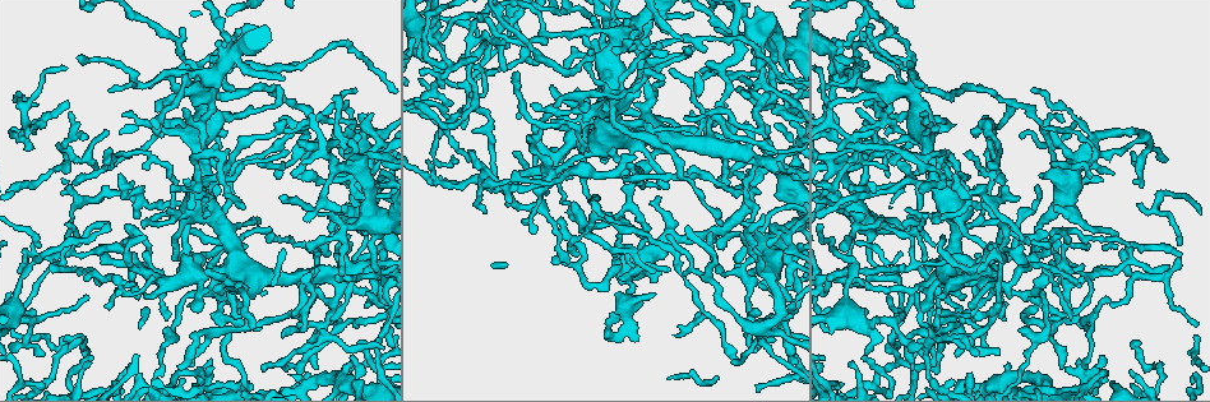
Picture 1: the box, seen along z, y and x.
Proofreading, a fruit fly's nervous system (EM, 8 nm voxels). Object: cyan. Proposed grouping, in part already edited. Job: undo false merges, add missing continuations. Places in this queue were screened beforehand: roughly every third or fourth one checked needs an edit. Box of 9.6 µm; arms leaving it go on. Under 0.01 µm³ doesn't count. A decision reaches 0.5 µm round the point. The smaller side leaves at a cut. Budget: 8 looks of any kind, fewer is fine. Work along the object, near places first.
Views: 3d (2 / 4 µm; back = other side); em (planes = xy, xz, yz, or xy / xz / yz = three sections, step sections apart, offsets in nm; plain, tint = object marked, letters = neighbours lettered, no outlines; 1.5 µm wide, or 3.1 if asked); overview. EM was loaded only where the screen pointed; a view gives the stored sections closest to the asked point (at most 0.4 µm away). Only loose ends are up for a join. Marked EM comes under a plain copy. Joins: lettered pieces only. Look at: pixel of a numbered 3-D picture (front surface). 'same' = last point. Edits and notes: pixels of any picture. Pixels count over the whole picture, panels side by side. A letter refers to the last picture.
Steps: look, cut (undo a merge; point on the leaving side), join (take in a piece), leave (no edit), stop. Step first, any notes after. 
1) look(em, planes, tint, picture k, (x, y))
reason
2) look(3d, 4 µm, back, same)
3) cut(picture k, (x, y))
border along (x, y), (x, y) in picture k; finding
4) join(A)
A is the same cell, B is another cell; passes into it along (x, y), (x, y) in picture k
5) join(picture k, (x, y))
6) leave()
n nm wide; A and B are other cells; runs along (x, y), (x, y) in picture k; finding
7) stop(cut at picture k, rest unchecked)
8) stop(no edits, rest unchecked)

look(3d, 4 µm, picture 1, (1173, 253))
abrupt turn

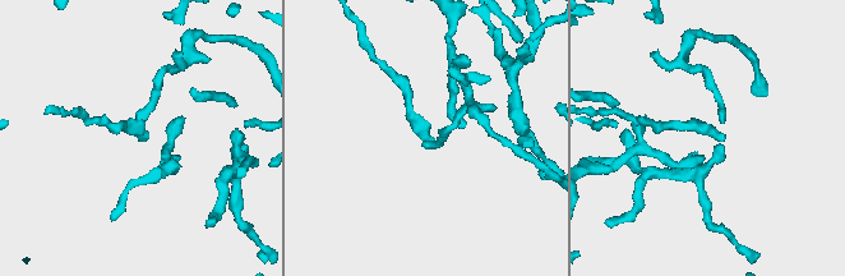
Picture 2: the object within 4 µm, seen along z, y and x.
look(em, yz, step 4, letters, picture 2, (714, 133))
shape alone is not enough

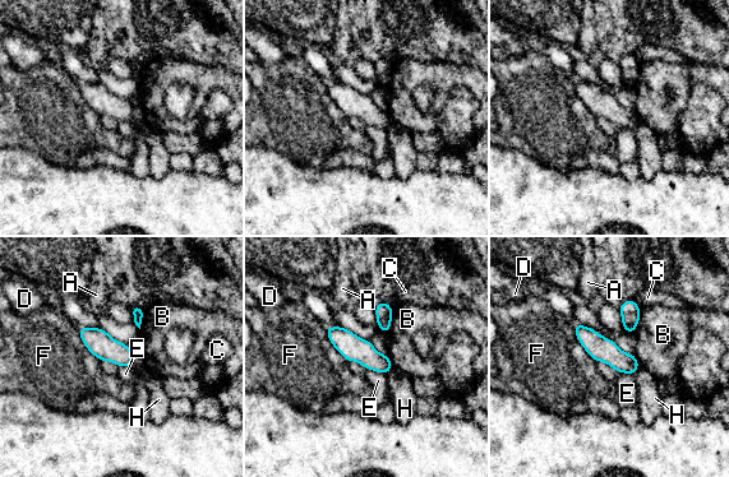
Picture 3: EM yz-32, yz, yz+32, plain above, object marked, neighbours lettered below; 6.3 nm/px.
look(em, planes, letters, same)
cut it another way

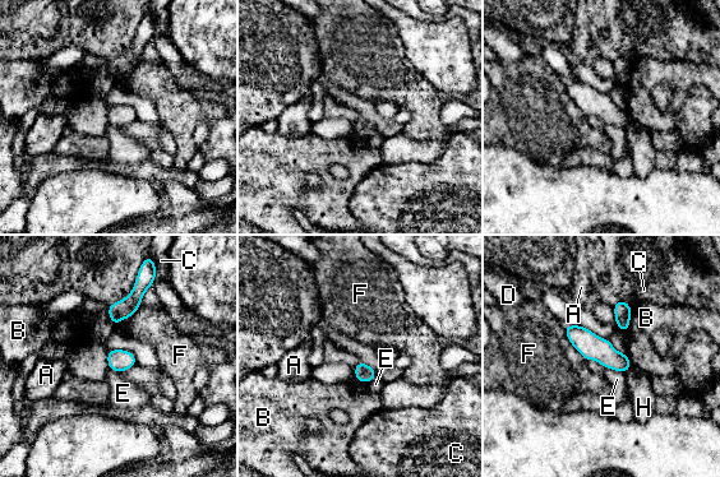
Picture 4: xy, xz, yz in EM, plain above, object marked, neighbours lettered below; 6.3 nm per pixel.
leave()
F touches over 260 nm; A, B, C, D, E, F and H are other cells; border along (605, 367), (624, 373) in picture 4; all the same cell

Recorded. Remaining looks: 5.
look(3d, 4 µm, picture 1, (96, 170))
thin end

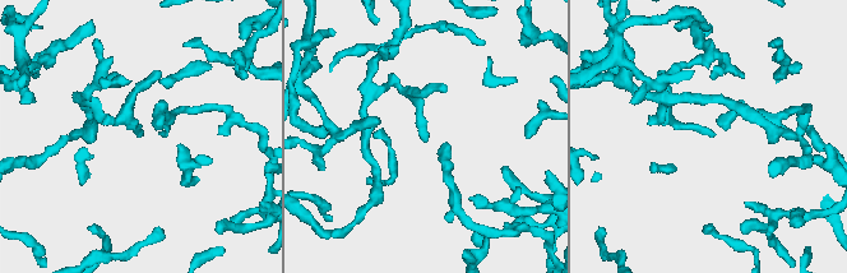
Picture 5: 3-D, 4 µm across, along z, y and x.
look(em, xy, step 4, tint, picture 5, (141, 134))

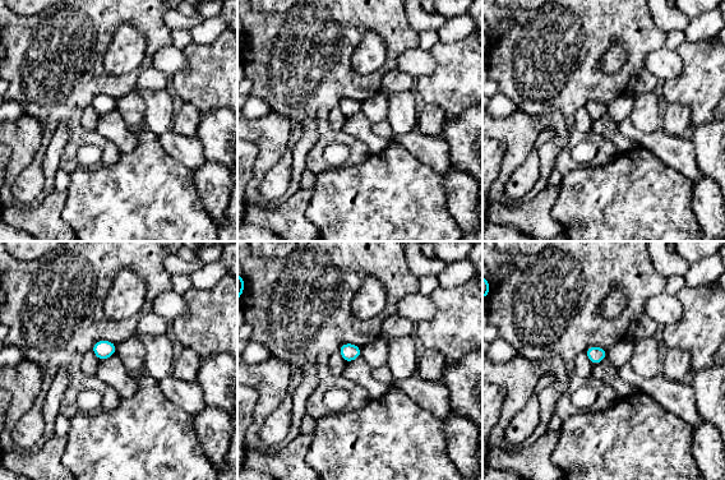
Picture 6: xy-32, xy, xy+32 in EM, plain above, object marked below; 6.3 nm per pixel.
look(em, xz, step 4, letters, same)

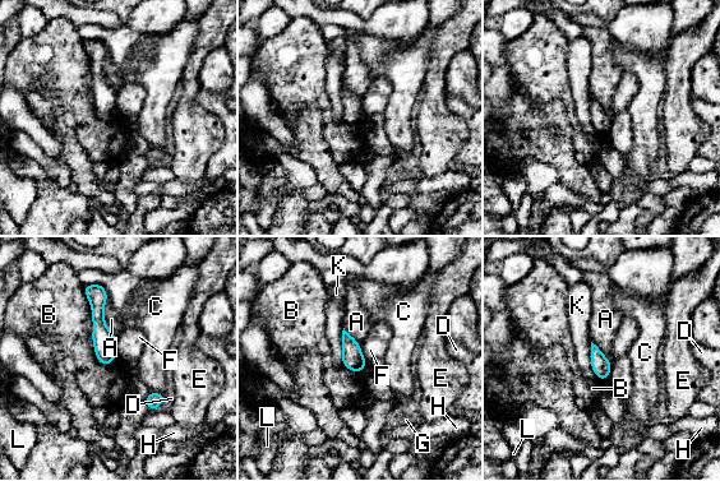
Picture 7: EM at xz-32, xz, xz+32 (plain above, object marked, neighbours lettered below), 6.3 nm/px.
leave()
120 nm wide; A, B, C, D, E, F, G, H, K and L are other cells; runs along (100, 296), (98, 324), (106, 361) in picture 7; no lettered piece goes on from it

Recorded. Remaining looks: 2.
look(3d, 2 µm, picture 1, (71, 250))

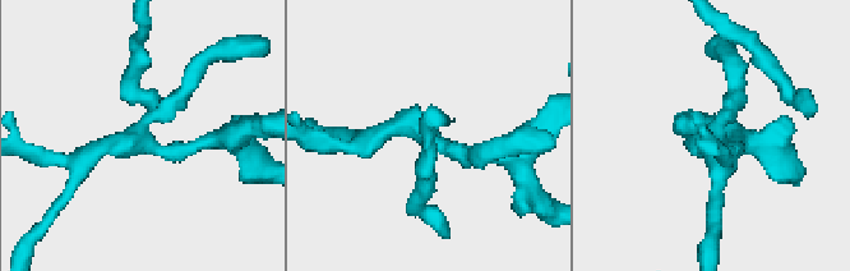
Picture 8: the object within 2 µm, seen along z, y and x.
look(em, 3.1 µm, planes, letters, picture 8, (722, 139))
4 arms

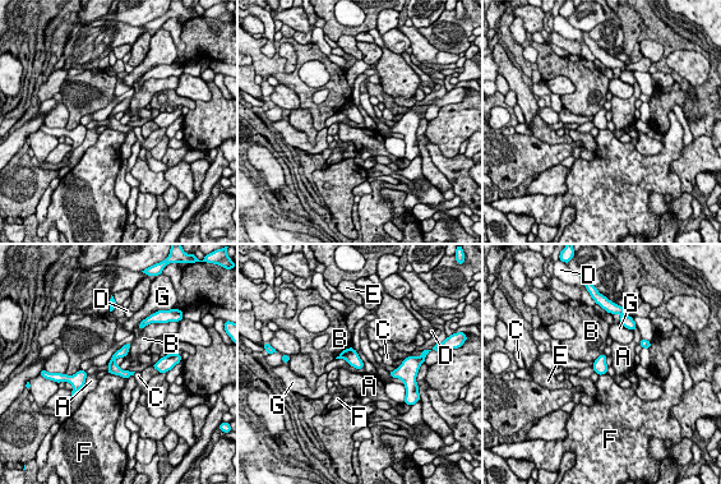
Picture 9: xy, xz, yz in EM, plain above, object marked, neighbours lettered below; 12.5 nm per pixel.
leave()
A, B, C, D, E, F and G are other cells; runs along (126, 346), (112, 359), (111, 370) in picture 9; all the same cell

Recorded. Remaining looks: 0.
stop(no edits, rest unchecked)

